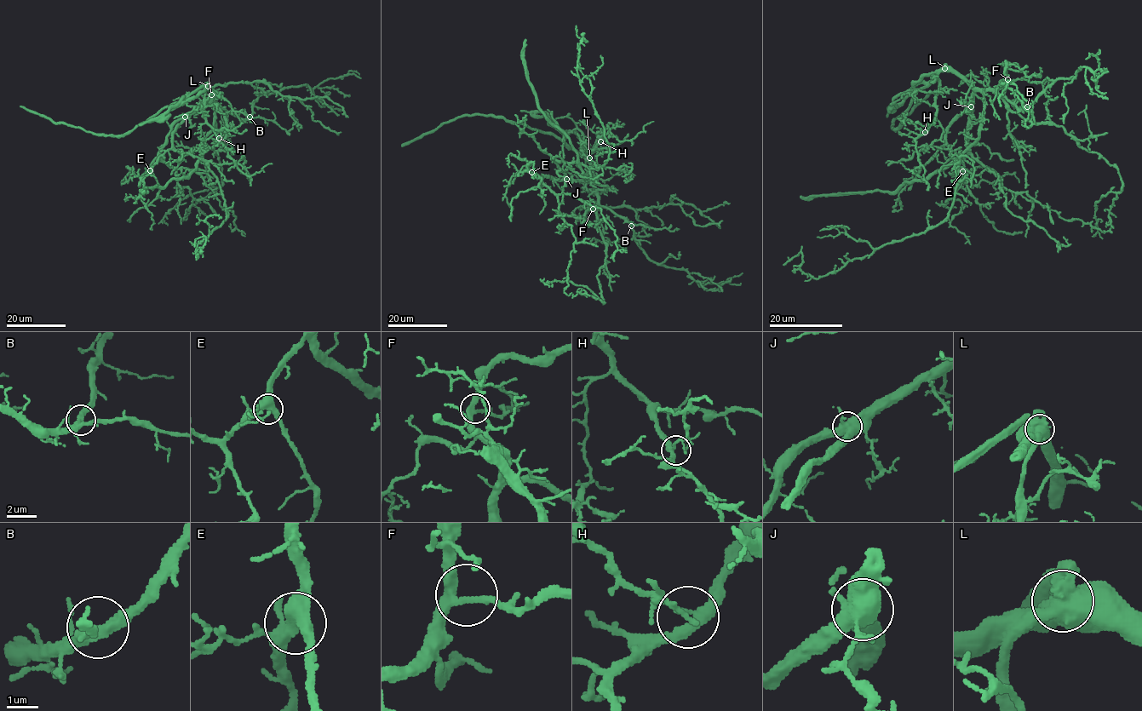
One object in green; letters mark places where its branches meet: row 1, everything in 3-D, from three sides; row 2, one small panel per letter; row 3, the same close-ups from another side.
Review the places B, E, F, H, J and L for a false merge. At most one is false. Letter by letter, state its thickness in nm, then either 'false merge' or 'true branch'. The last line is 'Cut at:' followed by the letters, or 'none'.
B: calibre 300 nm; true branch
E: calibre 420 nm; true branch
F: calibre 240 nm; true branch
H: calibre 240 nm; true branch
J: calibre 550 nm; true branch
L: calibre 650 nm; false merge
Cut at: L

